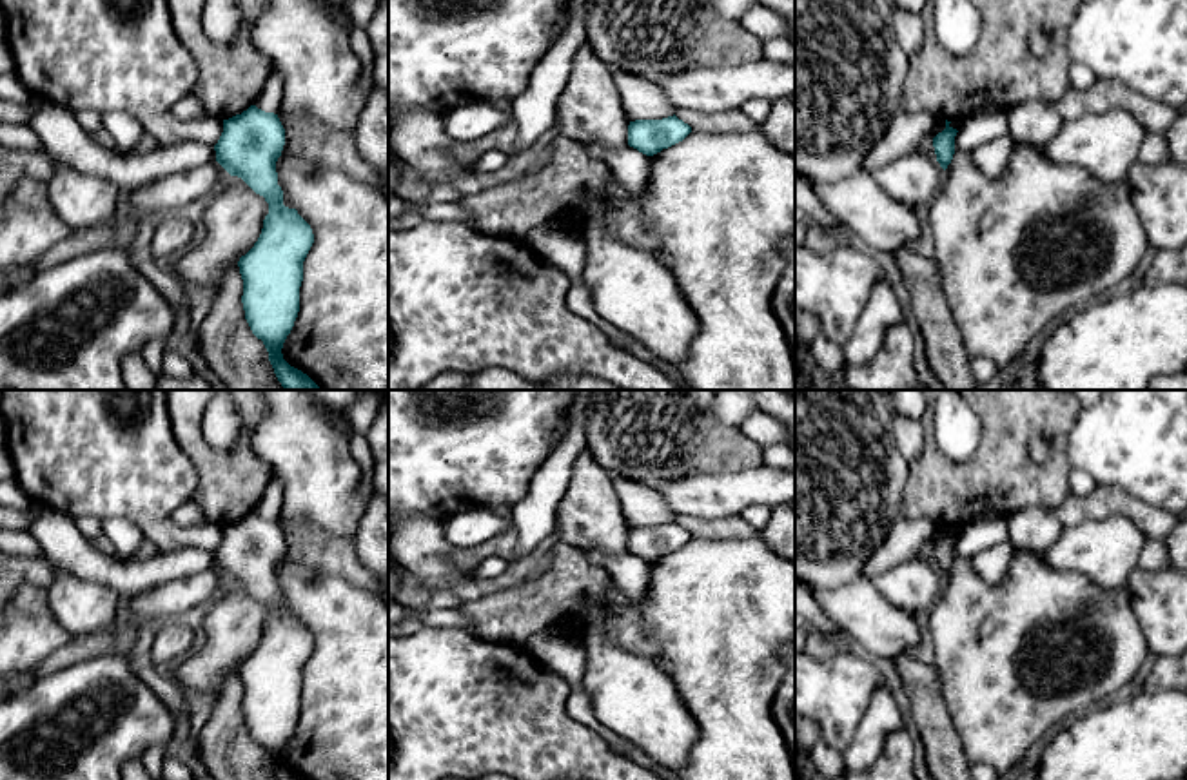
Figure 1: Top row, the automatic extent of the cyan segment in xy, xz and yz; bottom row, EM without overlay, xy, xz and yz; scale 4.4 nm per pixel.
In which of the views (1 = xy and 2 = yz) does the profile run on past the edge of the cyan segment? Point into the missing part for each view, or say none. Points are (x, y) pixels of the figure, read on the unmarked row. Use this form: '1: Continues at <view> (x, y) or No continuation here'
1: No continuation here
2: No continuation here

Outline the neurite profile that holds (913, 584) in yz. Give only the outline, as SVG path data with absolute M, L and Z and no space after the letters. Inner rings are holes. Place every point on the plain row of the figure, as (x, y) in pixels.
M907 559L873 577L877 591L911 615L931 609L944 582L946 577L938 568L918 559Z

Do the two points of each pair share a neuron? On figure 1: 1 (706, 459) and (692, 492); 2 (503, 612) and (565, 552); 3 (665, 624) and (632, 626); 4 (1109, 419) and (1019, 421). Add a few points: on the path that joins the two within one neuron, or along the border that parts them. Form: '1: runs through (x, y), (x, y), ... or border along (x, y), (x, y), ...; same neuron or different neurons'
1: border along (743, 468), (676, 474), (661, 485); different neurons
2: runs through (523, 610), (563, 572); same neuron
3: border along (636, 606), (650, 639), (657, 646), (659, 662); different neurons
4: border along (1082, 409), (1068, 438), (1068, 461); different neurons

